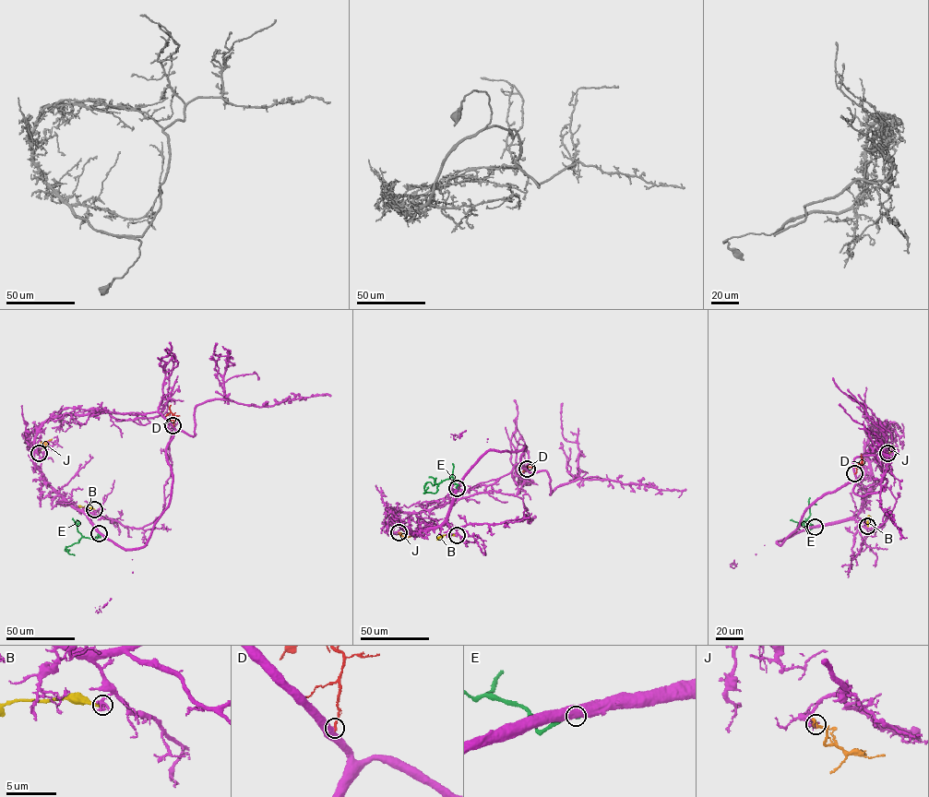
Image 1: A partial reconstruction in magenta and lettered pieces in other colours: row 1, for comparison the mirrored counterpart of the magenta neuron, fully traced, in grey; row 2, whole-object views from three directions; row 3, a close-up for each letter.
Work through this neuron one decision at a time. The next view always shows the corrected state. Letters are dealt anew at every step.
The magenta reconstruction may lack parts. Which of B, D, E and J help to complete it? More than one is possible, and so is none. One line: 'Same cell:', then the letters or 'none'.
Same cell: none

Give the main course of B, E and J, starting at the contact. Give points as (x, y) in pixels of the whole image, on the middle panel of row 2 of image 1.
B: (457, 535), (443, 535), (436, 540)
E: (457, 488), (452, 476), (441, 481), (435, 493), (427, 493), (423, 488), (427, 482), (433, 485)
J: (398, 532), (407, 537), (411, 535)

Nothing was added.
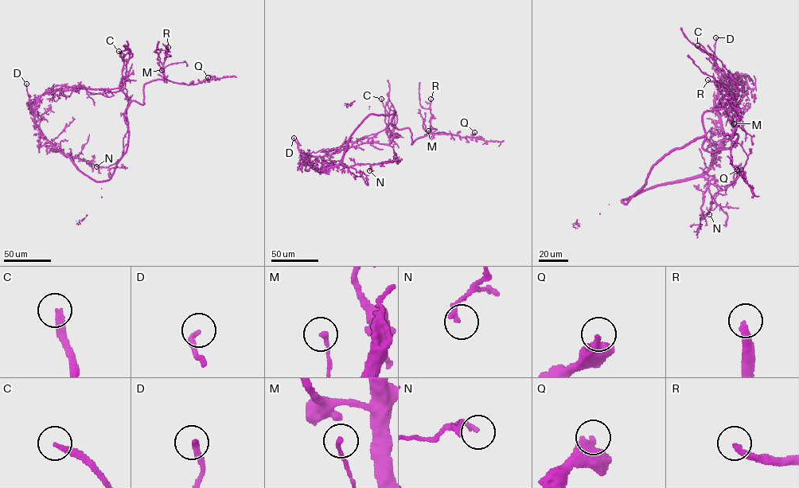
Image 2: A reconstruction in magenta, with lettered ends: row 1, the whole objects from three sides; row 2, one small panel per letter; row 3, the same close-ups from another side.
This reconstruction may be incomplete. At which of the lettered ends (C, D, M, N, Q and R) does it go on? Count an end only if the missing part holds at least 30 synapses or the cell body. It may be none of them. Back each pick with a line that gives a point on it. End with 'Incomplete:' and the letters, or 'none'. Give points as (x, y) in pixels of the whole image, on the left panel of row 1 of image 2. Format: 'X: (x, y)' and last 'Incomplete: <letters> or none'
C: (118, 51)
R: (168, 47)
Incomplete: C, R

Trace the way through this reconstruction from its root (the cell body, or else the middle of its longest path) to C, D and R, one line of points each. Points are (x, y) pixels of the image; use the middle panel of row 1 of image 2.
C: (384, 115), (395, 112), (391, 125), (397, 129), (387, 124), (386, 133), (389, 138), (388, 113), (381, 99)
D: (384, 115), (368, 115), (350, 136), (342, 161), (327, 168), (316, 169), (302, 154), (294, 138)
R: (384, 115), (394, 111), (391, 125), (399, 129), (408, 128), (412, 144), (431, 133), (429, 130), (430, 99)

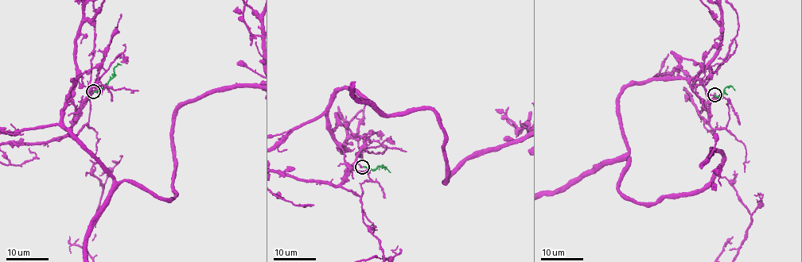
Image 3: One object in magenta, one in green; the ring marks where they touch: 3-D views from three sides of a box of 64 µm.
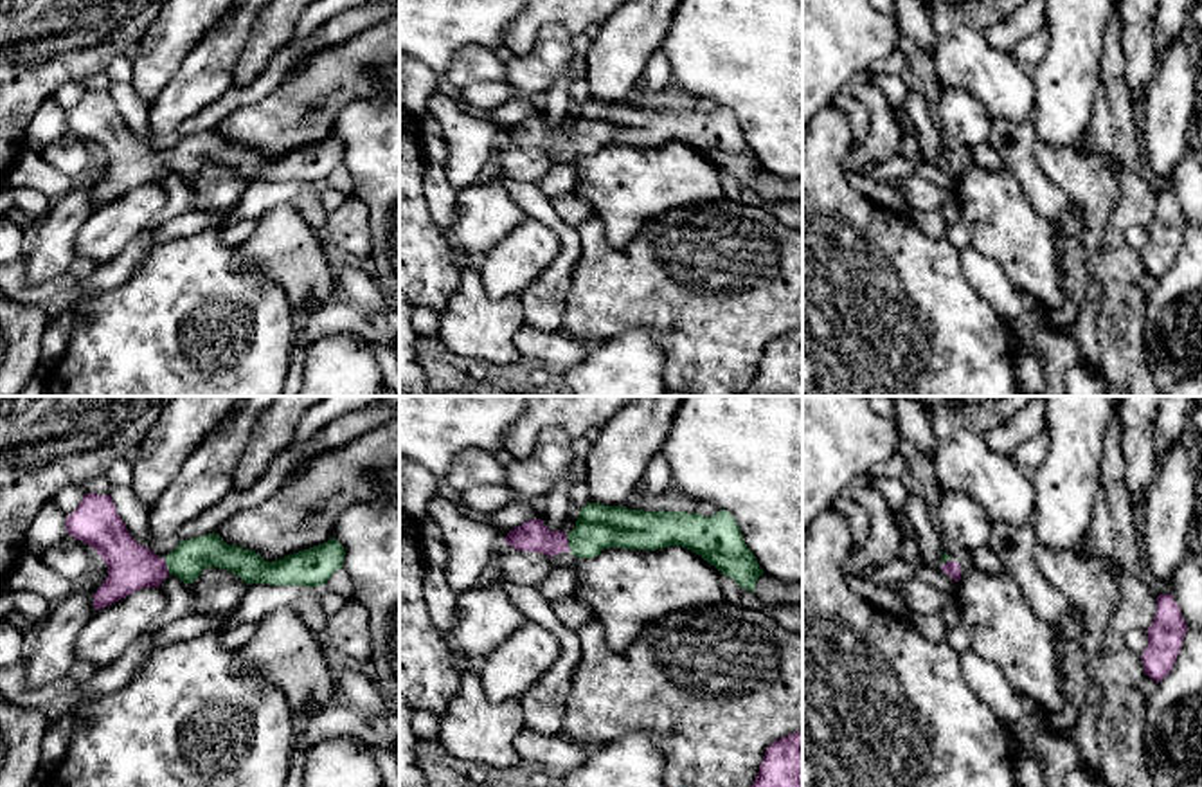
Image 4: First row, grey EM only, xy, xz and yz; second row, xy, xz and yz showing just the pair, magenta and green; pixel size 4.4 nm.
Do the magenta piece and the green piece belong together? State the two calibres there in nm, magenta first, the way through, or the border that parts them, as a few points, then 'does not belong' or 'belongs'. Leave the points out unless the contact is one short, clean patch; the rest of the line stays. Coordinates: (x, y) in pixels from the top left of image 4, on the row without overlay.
200/160 nm | across xy (130, 162), (166, 162), (186, 159), (191, 153) | belongs

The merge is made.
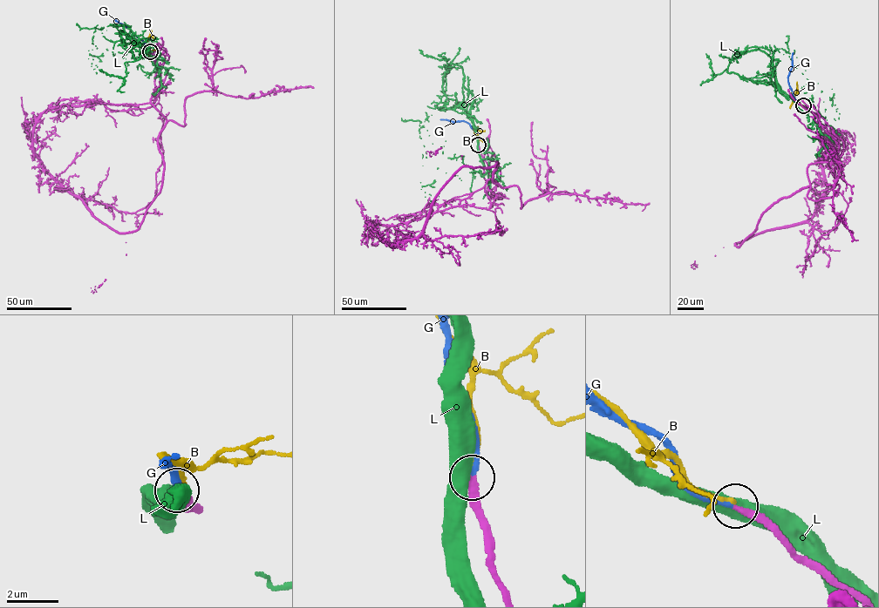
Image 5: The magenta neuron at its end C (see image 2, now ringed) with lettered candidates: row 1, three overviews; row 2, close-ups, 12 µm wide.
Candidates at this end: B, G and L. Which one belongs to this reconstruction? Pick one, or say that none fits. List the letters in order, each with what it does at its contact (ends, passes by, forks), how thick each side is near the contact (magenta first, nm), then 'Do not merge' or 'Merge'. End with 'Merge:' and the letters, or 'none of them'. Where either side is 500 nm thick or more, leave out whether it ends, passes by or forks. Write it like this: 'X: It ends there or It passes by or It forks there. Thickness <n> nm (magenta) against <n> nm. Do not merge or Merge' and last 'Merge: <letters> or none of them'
B: It ends there. Thickness 260 nm (magenta) against 180 nm. Do not merge
G: It ends there. Thickness 260 nm (magenta) against 190 nm. Merge
L: Thickness 340 nm (magenta) against 600 nm. Do not merge
Merge: G

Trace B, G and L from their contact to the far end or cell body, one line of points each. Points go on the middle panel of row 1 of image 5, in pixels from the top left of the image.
B: (479, 145), (474, 130), (485, 130)
G: (479, 145), (477, 135), (469, 124), (461, 120), (440, 119)
L: (478, 145), (486, 173), (471, 172), (460, 156), (448, 158), (437, 169), (429, 199), (439, 196), (445, 206)

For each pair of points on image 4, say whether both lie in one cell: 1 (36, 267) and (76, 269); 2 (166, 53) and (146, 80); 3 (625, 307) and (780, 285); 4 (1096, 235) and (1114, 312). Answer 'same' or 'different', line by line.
1: different
2: same
3: same
4: different

